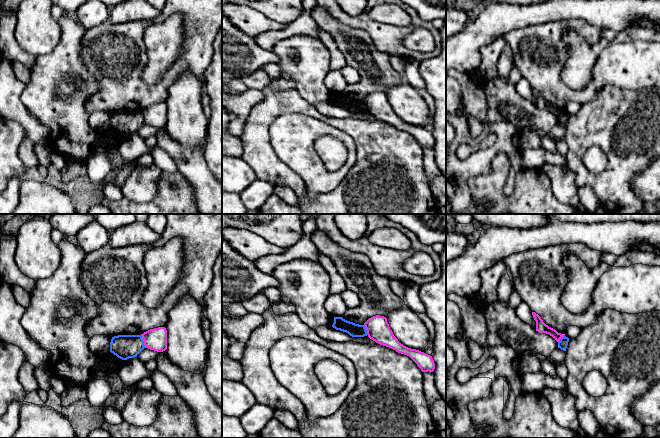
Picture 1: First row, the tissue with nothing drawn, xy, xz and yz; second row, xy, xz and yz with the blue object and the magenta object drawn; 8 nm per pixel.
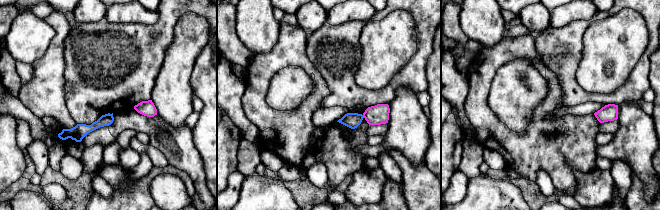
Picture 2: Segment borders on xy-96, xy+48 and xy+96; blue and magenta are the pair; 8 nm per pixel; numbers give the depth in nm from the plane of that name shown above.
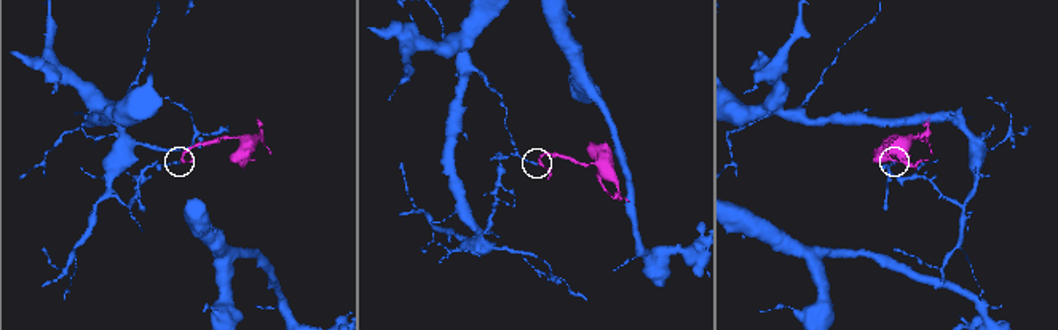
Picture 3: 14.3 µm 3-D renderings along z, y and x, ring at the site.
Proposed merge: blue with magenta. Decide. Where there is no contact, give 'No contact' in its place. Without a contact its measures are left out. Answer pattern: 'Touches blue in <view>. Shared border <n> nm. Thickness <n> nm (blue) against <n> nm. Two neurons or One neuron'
Touches blue in xy. Shared border 110 nm. Thickness 190 nm (blue) against 180 nm. Two neurons

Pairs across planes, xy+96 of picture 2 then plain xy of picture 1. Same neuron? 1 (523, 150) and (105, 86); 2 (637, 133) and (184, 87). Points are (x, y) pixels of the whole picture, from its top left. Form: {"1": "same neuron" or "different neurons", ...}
{"1": "different neurons", "2": "same neuron"}

